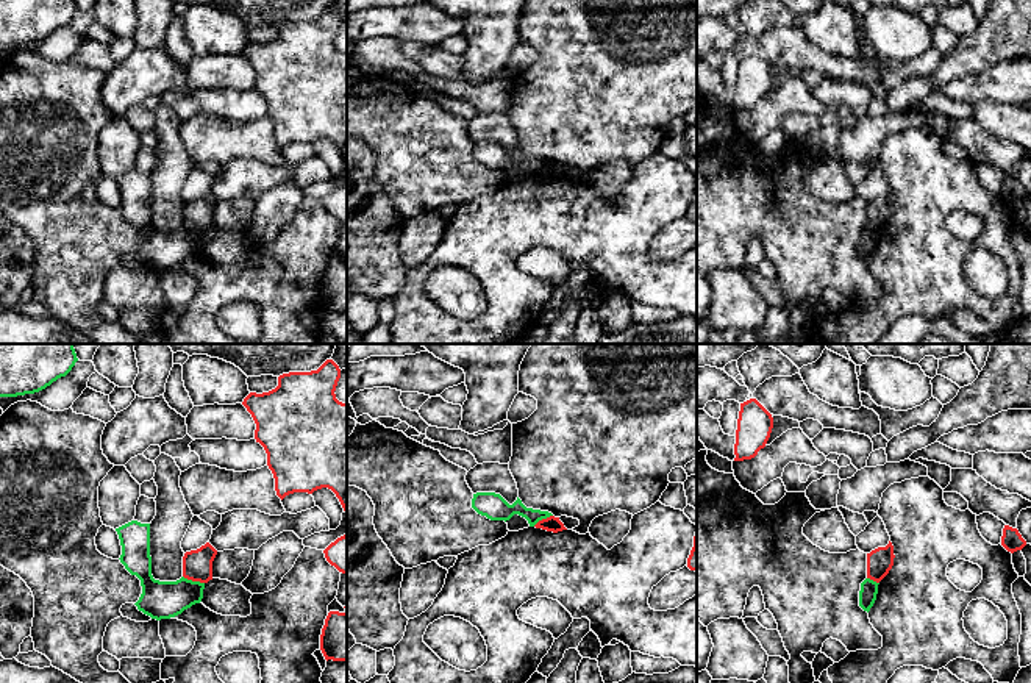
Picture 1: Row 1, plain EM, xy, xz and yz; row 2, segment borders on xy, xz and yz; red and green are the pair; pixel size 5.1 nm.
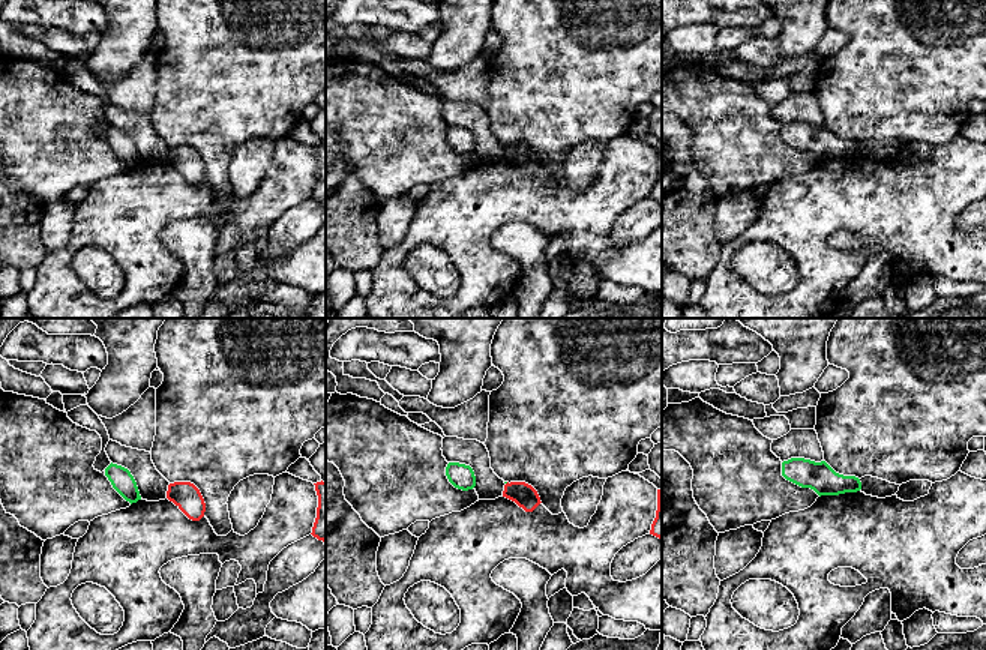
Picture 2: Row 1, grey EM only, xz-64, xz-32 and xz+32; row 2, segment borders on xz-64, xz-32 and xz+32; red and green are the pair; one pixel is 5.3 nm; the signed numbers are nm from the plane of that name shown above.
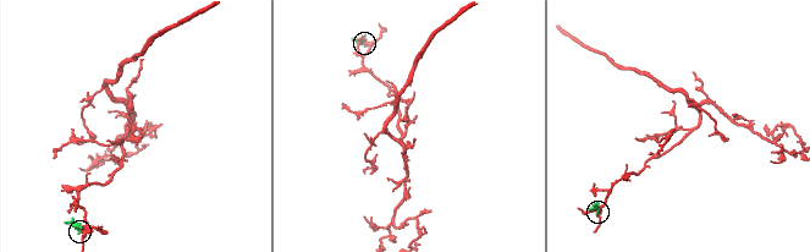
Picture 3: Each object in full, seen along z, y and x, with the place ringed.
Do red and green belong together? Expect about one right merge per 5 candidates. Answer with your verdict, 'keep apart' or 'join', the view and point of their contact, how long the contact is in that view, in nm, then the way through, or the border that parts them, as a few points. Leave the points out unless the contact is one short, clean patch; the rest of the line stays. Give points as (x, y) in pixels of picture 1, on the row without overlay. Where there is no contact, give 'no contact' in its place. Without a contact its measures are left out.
keep apart | xy (194, 230) | 120 nm | along xy (183, 225), (203, 233)

